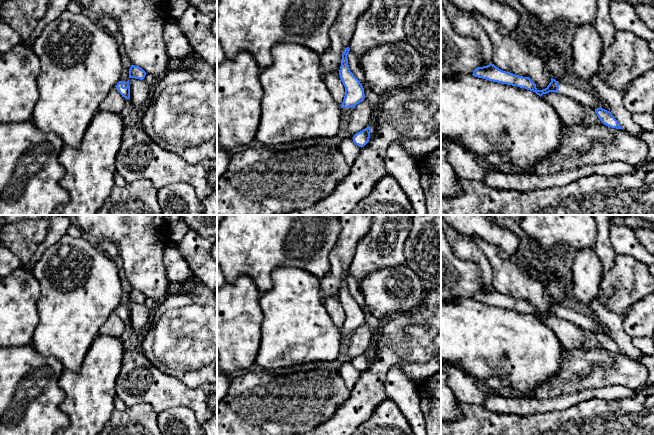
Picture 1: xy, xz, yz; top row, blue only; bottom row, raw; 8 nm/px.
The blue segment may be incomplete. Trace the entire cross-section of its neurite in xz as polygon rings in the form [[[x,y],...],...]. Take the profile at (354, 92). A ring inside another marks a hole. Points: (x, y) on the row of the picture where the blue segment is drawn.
[[[349,47],[345,48],[339,70],[340,79],[345,87],[345,96],[341,104],[341,120],[344,119],[345,114],[350,113],[365,98],[362,84],[350,71],[347,58],[349,51]]]

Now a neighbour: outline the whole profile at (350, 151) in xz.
[[[346,138],[339,145],[339,150],[343,155],[346,163],[351,167],[355,163],[361,151],[361,147],[356,145],[352,138]]]

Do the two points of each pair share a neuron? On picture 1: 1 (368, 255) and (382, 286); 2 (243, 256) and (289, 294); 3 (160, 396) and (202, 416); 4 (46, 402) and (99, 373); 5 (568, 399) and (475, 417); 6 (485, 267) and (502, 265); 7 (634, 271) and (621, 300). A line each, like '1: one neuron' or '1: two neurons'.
1: two neurons
2: two neurons
3: one neuron
4: two neurons
5: two neurons
6: two neurons
7: one neuron

